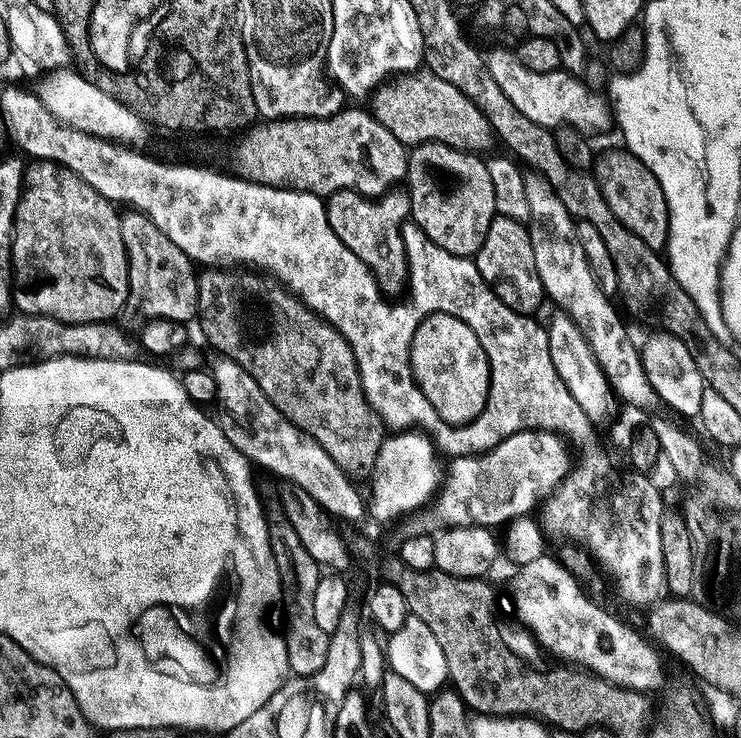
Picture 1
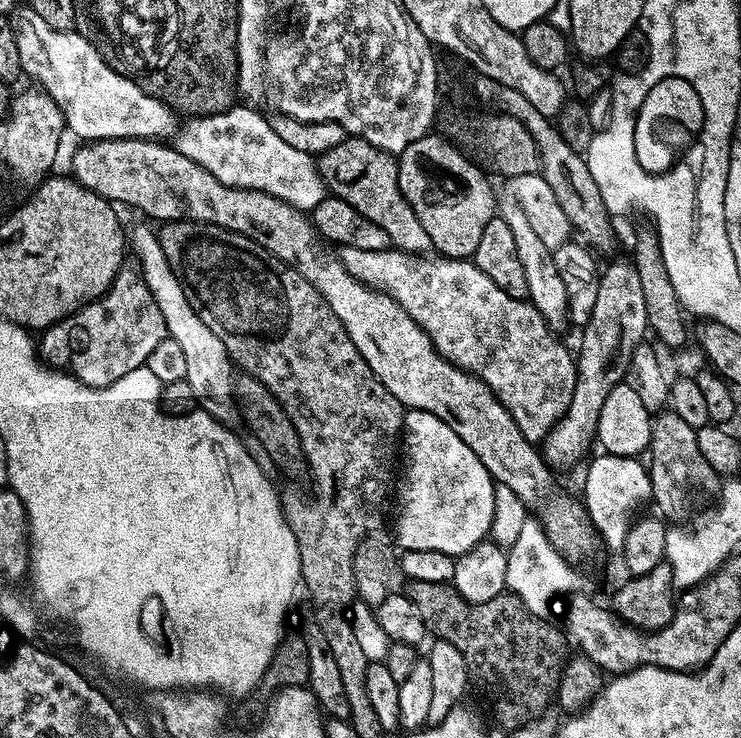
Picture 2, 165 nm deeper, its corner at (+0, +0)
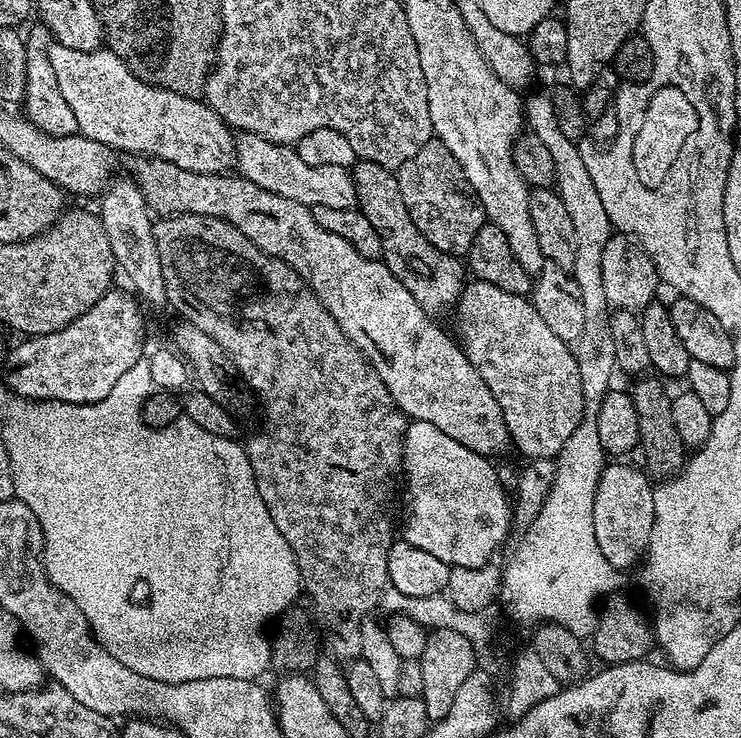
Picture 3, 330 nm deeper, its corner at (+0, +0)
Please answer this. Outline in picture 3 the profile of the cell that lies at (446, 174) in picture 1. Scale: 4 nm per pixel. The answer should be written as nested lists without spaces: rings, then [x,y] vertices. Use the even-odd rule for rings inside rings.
[[[430,139],[418,154],[414,154],[414,158],[395,169],[395,174],[402,190],[402,202],[406,202],[410,218],[414,218],[414,226],[418,226],[418,230],[422,230],[424,237],[438,250],[451,256],[467,257],[474,234],[482,230],[486,217],[476,191],[470,186],[462,166],[458,166],[454,154],[446,150],[442,141]]]

